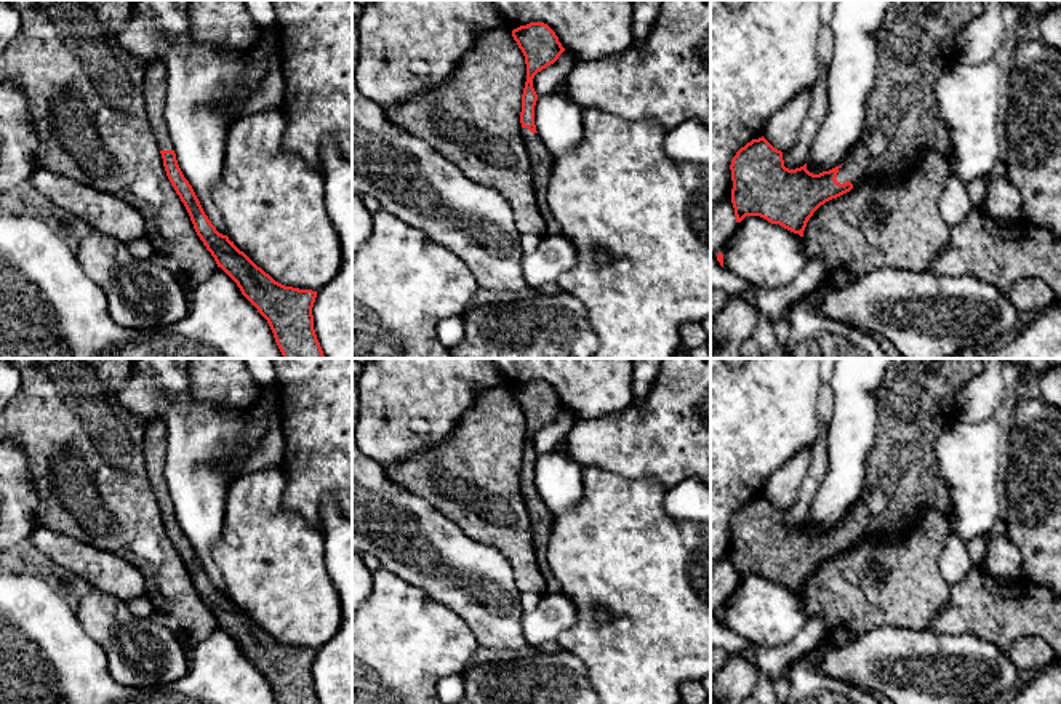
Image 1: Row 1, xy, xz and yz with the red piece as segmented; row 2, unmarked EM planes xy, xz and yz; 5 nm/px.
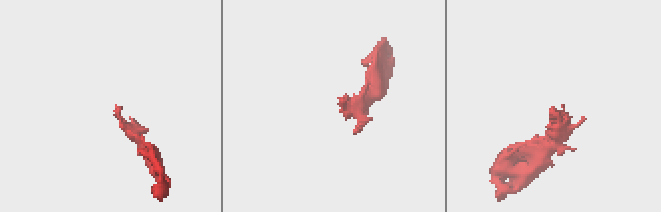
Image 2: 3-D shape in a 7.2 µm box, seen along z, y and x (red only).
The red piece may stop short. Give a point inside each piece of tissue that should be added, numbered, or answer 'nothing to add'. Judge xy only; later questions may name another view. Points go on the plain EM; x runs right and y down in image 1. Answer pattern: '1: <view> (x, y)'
1: xy (156, 432)

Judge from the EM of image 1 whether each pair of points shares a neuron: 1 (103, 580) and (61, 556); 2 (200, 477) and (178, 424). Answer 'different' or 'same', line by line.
1: same
2: same

